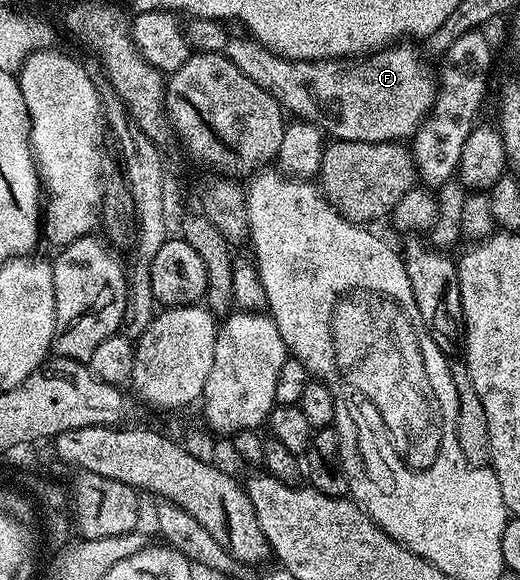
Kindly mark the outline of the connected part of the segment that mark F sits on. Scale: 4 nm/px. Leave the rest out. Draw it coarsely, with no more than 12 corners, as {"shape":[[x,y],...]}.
{"shape":[[187,21],[198,52],[222,52],[329,137],[404,142],[438,76],[396,42],[363,58],[288,60]]}

